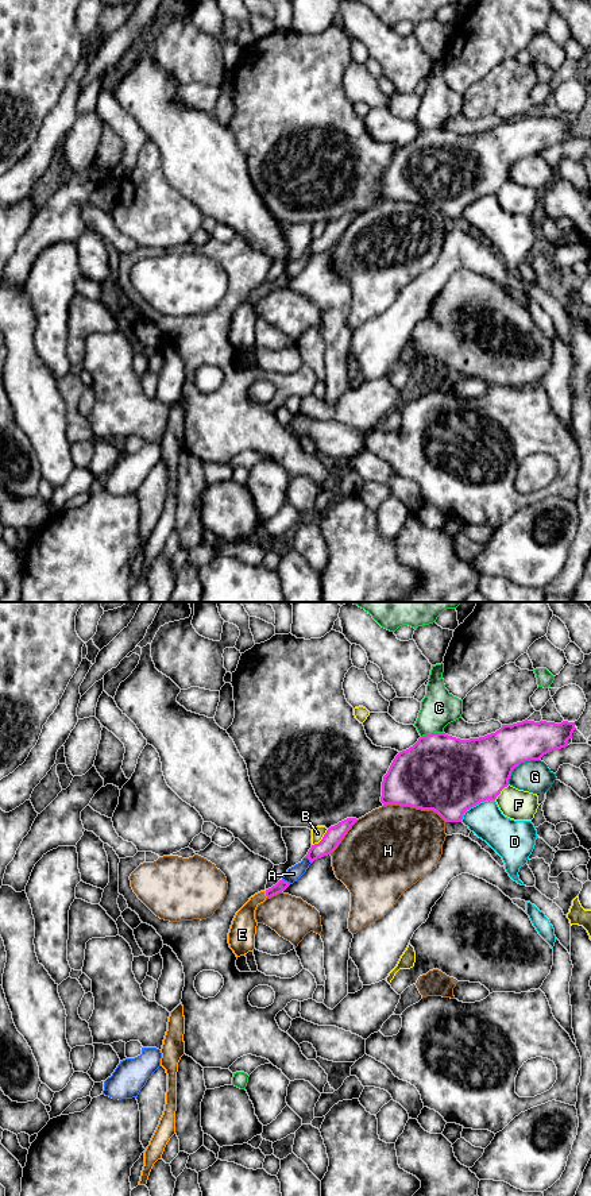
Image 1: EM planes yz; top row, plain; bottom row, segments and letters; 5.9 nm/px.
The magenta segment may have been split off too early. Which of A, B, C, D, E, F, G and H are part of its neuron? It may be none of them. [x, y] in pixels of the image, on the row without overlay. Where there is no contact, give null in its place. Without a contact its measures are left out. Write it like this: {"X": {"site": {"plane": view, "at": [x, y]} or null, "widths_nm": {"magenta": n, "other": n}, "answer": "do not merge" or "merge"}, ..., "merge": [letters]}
{"A": {"site": {"plane": "yz", "at": [286, 277]}, "widths_nm": {"magenta": 70, "other": 90}, "answer": "do not merge"}, "B": {"site": {"plane": "yz", "at": [323, 234]}, "widths_nm": {"magenta": 100, "other": 80}, "answer": "do not merge"}, "C": {"site": {"plane": "yz", "at": [432, 128]}, "widths_nm": {"magenta": 460, "other": 220}, "answer": "do not merge"}, "D": {"site": {"plane": "yz", "at": [475, 200]}, "widths_nm": {"magenta": 460, "other": 200}, "answer": "do not merge"}, "E": {"site": {"plane": "yz", "at": [266, 289]}, "widths_nm": {"magenta": 70, "other": 160}, "answer": "merge"}, "F": {"site": {"plane": "yz", "at": [501, 185]}, "widths_nm": {"magenta": 400, "other": 190}, "answer": "do not merge"}, "G": {"site": {"plane": "yz", "at": [518, 159]}, "widths_nm": {"magenta": 380, "other": 190}, "answer": "do not merge"}, "H": {"site": {"plane": "yz", "at": [414, 201]}, "widths_nm": {"magenta": 460, "other": 460}, "answer": "do not merge"}, "merge": ["E"]}

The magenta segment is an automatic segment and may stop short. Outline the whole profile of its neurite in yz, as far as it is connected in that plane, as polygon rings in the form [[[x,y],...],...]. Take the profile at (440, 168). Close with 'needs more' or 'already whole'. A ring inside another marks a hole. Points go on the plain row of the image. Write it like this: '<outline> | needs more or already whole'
[[[525,115],[479,134],[422,131],[393,155],[381,197],[433,205],[445,217],[461,217],[471,202],[495,196],[521,158],[568,142],[573,126],[575,117]]] | already whole

